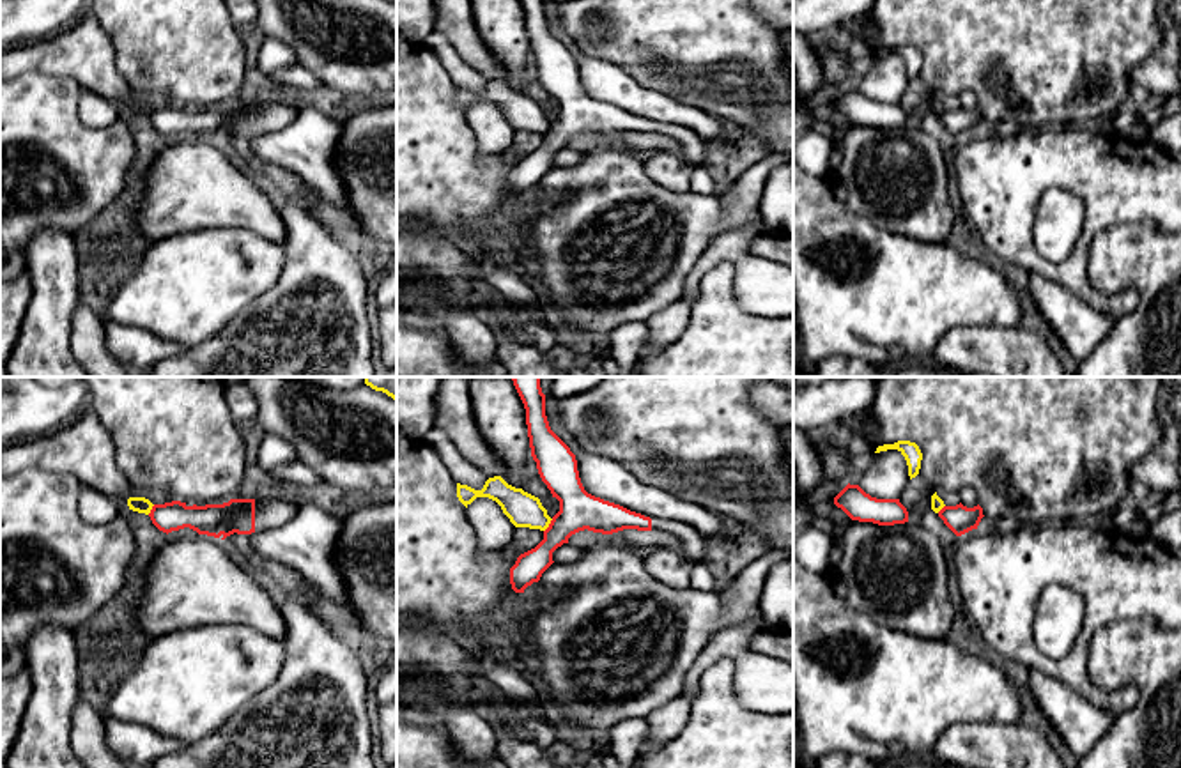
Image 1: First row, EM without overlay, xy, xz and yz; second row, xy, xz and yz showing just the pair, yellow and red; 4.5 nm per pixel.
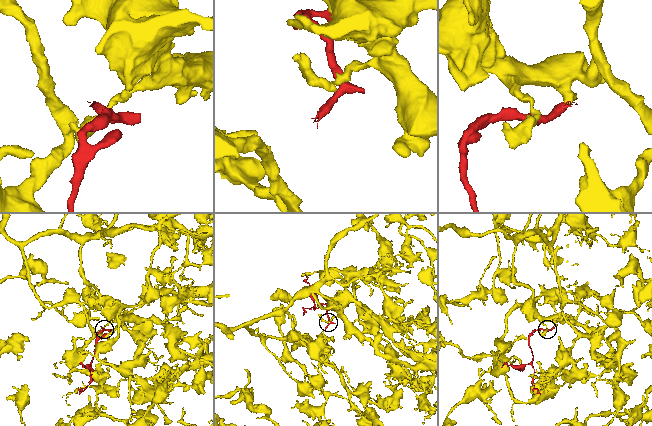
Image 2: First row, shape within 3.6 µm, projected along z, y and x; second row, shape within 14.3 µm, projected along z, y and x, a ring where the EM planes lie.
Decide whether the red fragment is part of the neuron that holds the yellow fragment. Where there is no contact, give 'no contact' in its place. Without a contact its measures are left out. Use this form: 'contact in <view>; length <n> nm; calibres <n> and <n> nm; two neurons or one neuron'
contact in xz; length 80 nm; calibres 160 and 180 nm; two neurons

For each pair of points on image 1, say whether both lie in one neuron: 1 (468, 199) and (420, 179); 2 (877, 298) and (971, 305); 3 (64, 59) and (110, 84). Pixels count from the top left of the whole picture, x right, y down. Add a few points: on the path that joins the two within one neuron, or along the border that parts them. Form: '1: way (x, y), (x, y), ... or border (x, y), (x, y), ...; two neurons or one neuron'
1: way (455, 188), (443, 179), (432, 179); one neuron
2: way (900, 298), (948, 298); one neuron
3: way (75, 59), (84, 59), (100, 75); one neuron

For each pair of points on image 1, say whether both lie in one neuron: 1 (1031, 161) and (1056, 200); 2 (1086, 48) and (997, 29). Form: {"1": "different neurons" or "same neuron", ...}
{"1": "different neurons", "2": "same neuron"}

